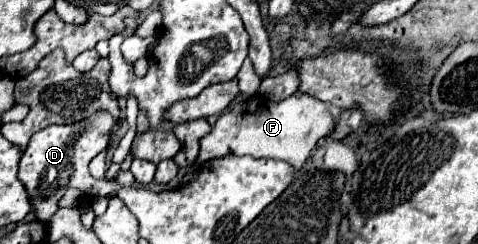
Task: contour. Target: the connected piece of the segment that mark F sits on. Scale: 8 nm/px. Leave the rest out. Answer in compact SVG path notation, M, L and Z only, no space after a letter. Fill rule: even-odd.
M296 91L282 101L268 101L262 95L254 95L242 103L234 103L232 109L218 117L212 131L200 141L200 155L196 163L206 163L224 155L250 155L258 159L280 159L290 163L294 169L300 169L318 141L330 135L334 127L334 115L330 113L328 105L316 97Z

